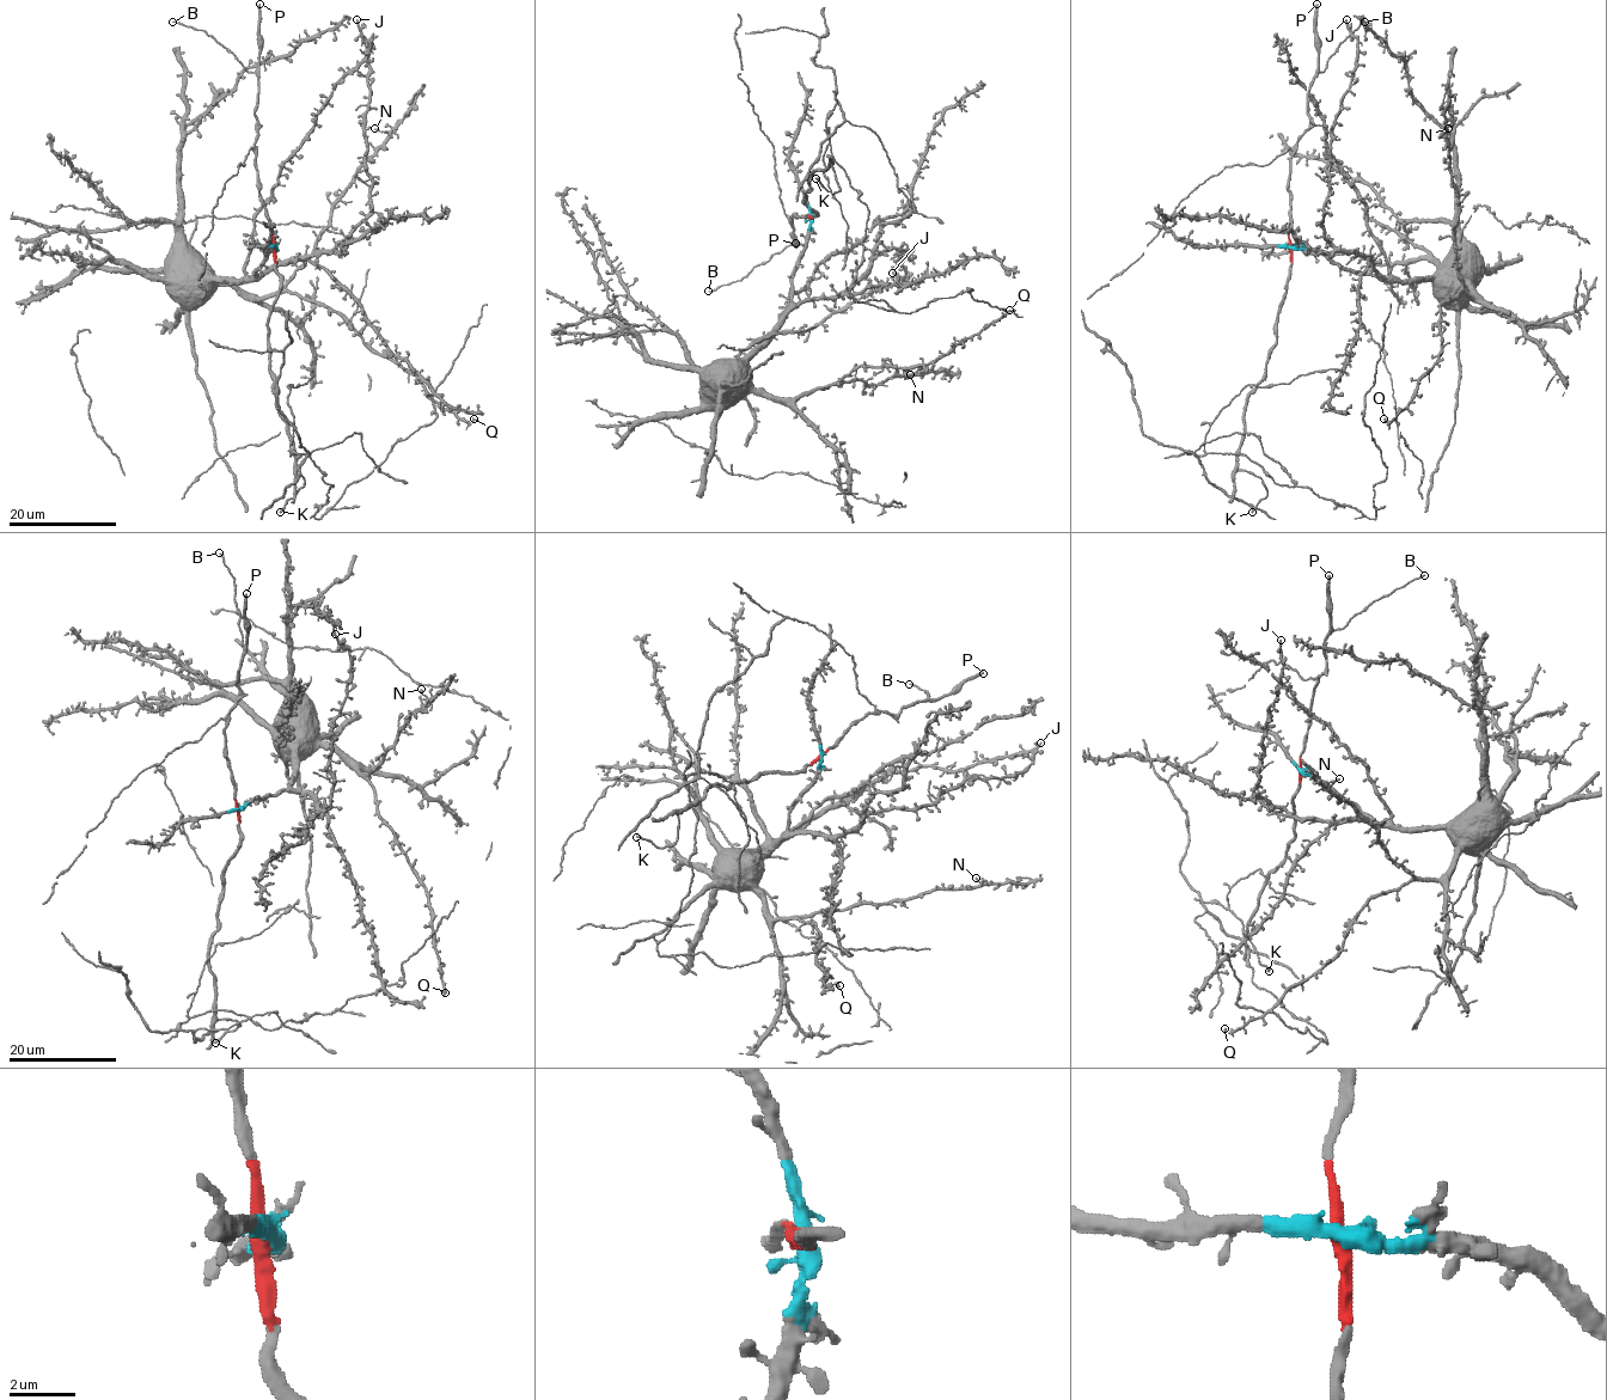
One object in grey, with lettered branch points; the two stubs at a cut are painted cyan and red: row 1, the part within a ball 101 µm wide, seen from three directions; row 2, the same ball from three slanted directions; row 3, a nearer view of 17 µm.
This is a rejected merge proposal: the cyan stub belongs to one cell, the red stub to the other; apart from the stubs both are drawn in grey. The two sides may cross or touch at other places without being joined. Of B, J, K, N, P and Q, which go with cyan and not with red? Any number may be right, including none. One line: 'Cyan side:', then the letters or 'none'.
Cyan side: J, N, Q

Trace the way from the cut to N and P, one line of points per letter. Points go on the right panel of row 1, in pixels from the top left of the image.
N: (1290, 248), (1321, 252), (1360, 274), (1458, 281), (1473, 297), (1459, 275), (1448, 129)
P: (1290, 248), (1290, 156), (1297, 139), (1309, 126), (1309, 83), (1318, 68), (1318, 4)

